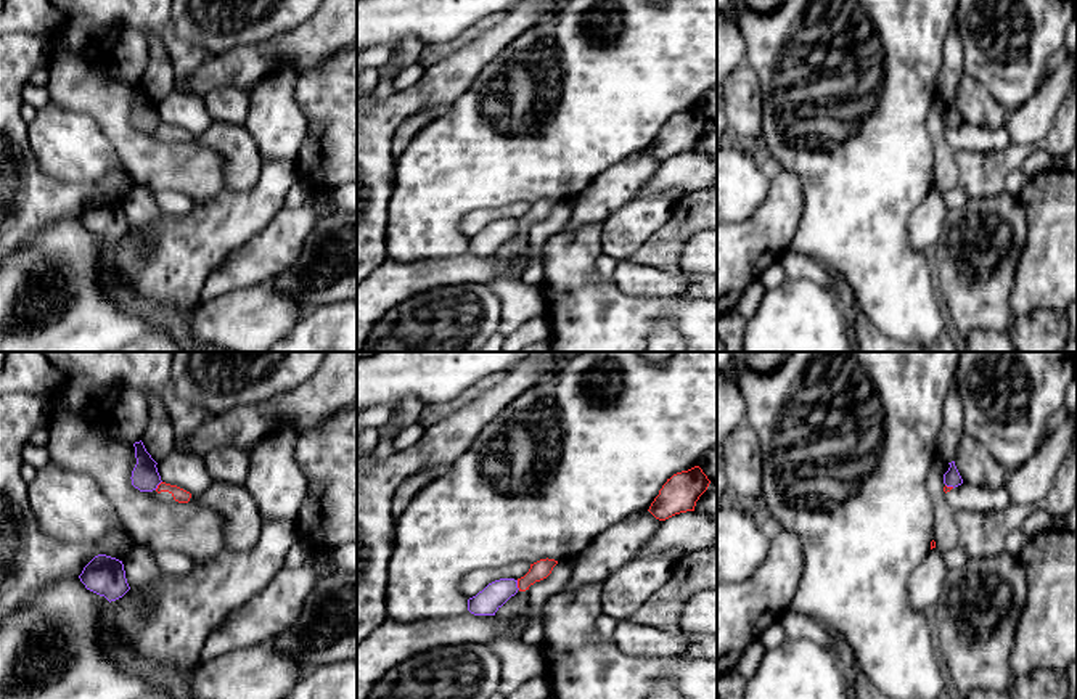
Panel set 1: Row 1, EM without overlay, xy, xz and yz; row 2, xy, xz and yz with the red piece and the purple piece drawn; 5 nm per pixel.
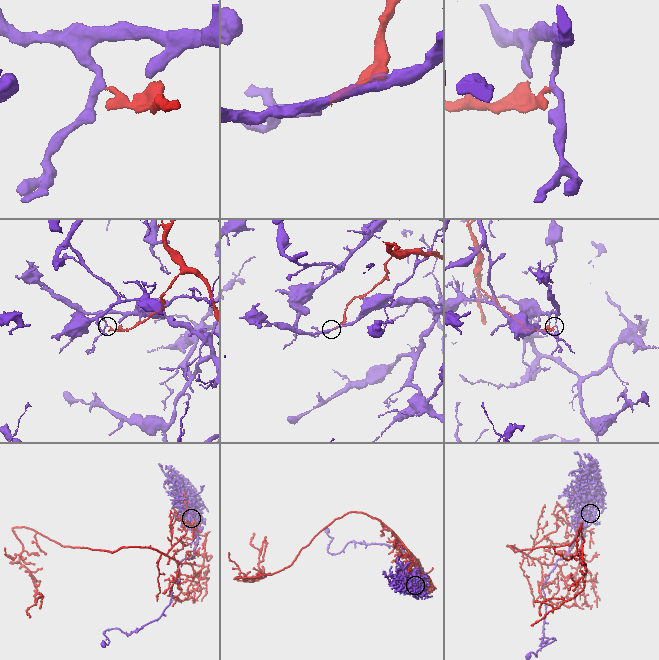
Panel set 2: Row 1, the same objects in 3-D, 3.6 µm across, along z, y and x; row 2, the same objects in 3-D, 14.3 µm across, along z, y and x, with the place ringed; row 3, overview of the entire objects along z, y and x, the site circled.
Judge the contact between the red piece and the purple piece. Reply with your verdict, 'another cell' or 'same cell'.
another cell

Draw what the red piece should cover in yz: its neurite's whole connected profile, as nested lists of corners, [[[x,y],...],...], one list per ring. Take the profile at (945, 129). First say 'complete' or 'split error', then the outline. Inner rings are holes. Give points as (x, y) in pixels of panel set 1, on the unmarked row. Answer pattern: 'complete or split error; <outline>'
split error; [[[963,122],[955,129],[945,125],[944,132],[945,140],[955,149],[955,153],[968,149],[992,154],[1006,148],[1009,143],[1009,135],[1003,127],[997,130],[989,130]]]

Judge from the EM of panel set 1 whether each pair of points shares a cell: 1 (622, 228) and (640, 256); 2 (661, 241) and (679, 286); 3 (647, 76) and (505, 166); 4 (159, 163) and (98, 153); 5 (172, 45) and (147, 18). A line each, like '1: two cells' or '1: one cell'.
1: two cells
2: two cells
3: one cell
4: two cells
5: one cell

